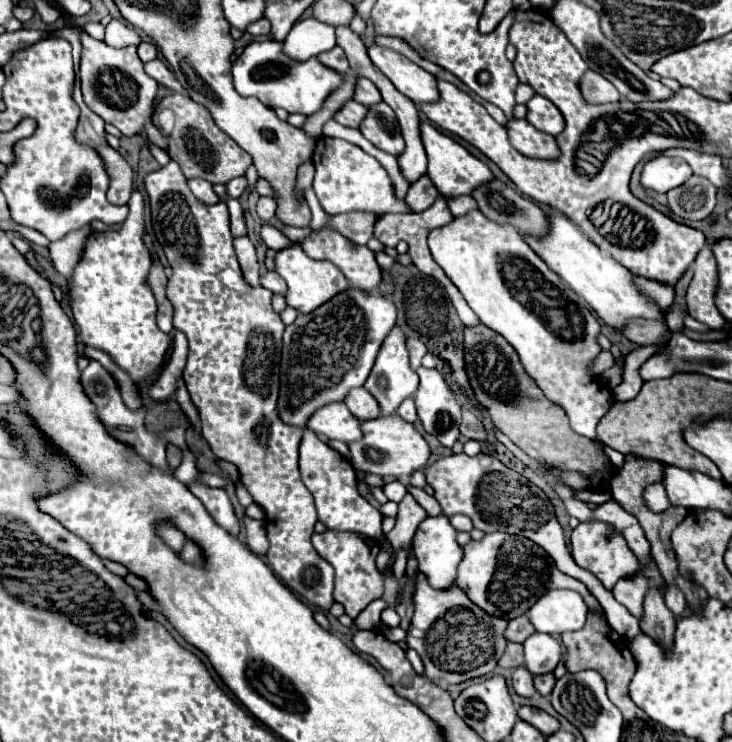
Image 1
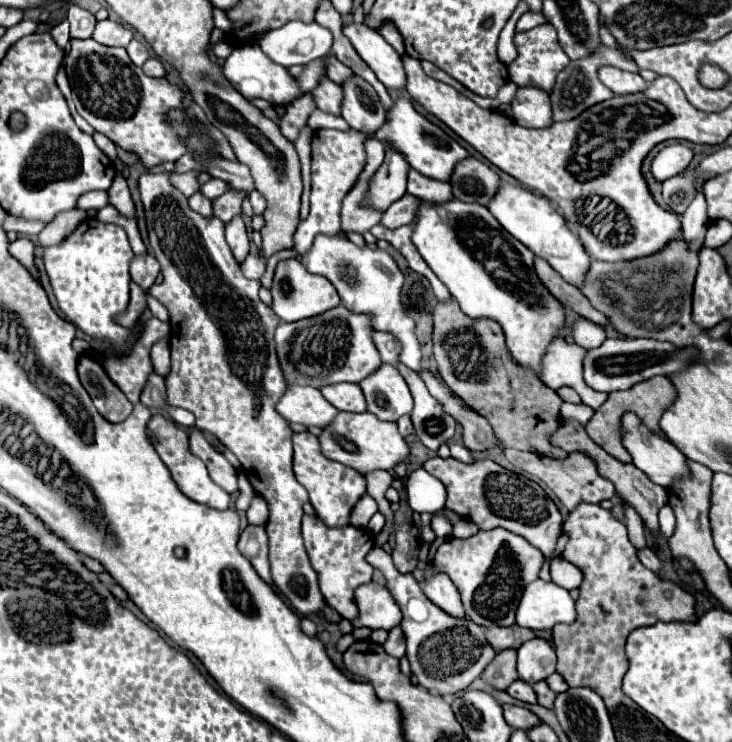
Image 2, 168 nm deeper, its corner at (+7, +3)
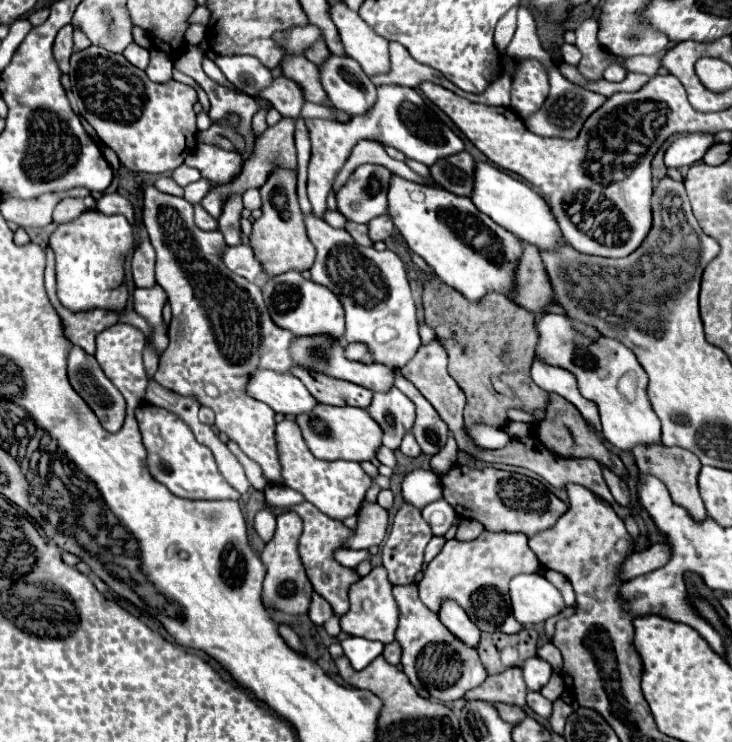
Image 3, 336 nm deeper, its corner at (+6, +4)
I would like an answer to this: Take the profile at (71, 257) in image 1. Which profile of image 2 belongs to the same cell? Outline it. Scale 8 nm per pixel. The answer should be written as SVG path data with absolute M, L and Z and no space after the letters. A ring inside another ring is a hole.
M71 209L67 213L59 213L59 217L55 217L55 221L47 223L45 229L39 233L39 243L41 247L51 247L61 243L71 231L77 229L77 225L85 219L85 211L83 209Z

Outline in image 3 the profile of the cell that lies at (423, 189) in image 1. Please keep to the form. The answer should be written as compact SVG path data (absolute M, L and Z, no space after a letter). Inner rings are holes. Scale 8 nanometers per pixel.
M386 214L374 218L374 220L368 224L368 228L370 228L370 238L372 238L374 242L386 240L386 238L390 238L390 236L394 234L394 224L392 224L390 216L386 216Z

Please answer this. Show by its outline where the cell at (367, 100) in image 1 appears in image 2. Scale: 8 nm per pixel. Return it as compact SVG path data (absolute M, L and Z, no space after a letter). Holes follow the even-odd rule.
M331 53L325 57L325 71L327 71L327 77L329 77L331 81L335 81L337 85L341 85L347 77L353 75L353 71L347 69L343 63L339 63Z

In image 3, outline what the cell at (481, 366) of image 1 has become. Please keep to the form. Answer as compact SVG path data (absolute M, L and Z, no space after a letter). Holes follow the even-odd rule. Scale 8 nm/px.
M434 274L426 280L424 286L424 314L426 324L434 330L438 342L444 346L448 354L448 374L458 382L458 386L466 394L464 408L464 426L472 428L474 424L488 424L492 428L504 428L508 422L508 410L516 408L522 412L544 410L548 406L548 392L536 388L530 378L530 364L538 344L538 332L534 328L534 312L510 302L504 296L484 296L484 300L472 304L464 300L454 288L448 288Z

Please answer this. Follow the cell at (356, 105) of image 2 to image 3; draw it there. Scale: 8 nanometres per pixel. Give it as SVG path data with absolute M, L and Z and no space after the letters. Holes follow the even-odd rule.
M330 56L328 64L320 66L320 76L330 104L350 118L368 114L378 100L378 90L372 80L348 56Z

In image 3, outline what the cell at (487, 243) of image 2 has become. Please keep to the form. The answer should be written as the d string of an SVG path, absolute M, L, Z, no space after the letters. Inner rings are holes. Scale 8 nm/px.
M394 174L388 190L388 214L404 242L424 258L444 284L458 290L466 300L480 302L486 294L500 292L514 302L522 240L480 212L470 198Z

